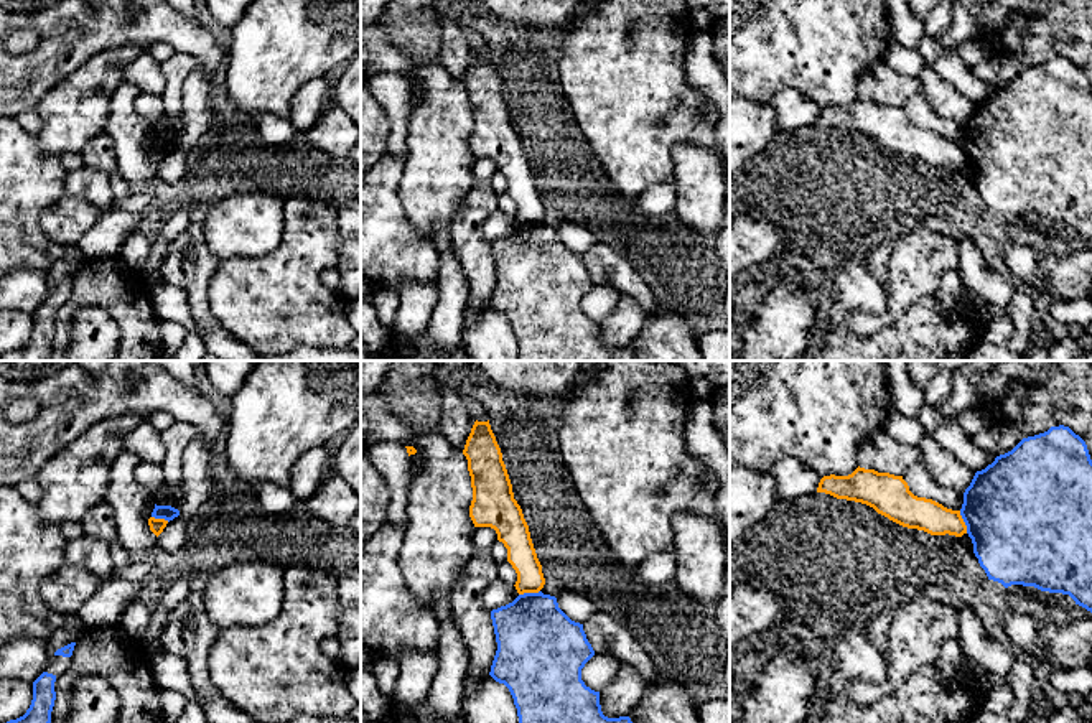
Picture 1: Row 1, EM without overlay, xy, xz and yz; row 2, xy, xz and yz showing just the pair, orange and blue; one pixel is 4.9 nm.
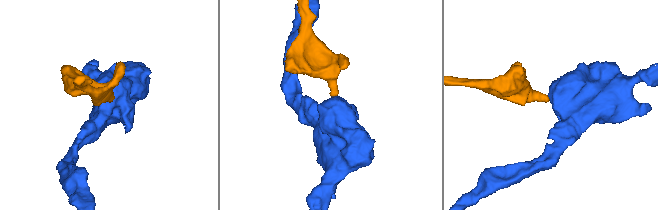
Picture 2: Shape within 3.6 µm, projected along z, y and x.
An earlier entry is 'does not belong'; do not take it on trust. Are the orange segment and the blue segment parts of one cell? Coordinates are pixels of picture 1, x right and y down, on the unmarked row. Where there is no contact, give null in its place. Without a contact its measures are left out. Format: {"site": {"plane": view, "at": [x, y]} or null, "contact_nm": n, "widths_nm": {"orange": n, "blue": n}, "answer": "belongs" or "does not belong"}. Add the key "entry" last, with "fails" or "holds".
{"site": {"plane": "yz", "at": [964, 153]}, "contact_nm": 120, "widths_nm": {"orange": 160, "blue": 500}, "answer": "does not belong", "entry": "holds"}

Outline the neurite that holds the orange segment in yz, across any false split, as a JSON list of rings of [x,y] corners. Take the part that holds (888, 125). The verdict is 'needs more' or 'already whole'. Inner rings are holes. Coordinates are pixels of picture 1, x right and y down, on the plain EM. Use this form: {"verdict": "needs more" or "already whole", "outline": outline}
{"verdict": "already whole", "outline": [[[858,97],[848,107],[824,107],[817,124],[866,135],[903,158],[924,161],[931,166],[962,168],[967,165],[960,142],[914,127],[903,107]]]}

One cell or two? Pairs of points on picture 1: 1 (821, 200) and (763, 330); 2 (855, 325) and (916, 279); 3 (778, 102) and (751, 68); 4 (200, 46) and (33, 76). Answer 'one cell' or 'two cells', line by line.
1: two cells
2: one cell
3: two cells
4: one cell

